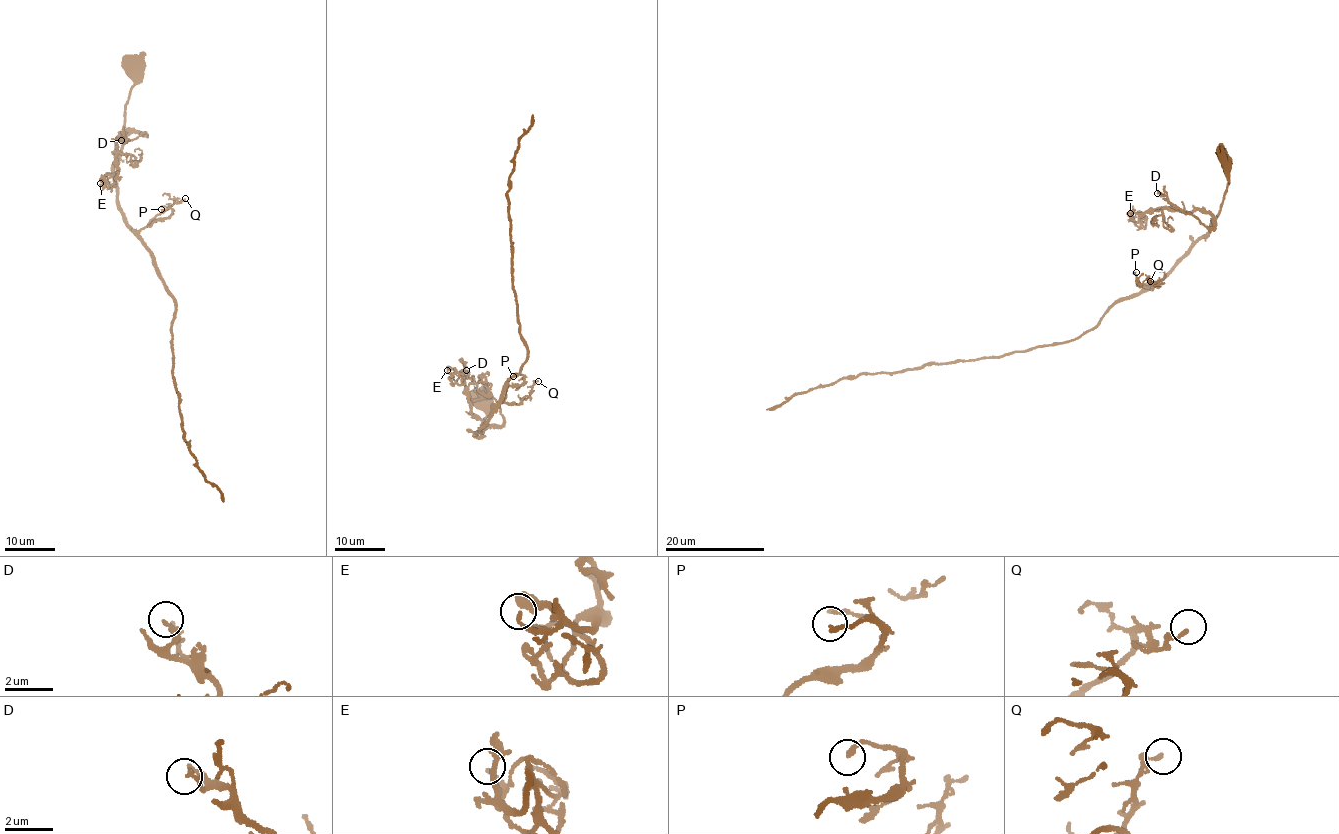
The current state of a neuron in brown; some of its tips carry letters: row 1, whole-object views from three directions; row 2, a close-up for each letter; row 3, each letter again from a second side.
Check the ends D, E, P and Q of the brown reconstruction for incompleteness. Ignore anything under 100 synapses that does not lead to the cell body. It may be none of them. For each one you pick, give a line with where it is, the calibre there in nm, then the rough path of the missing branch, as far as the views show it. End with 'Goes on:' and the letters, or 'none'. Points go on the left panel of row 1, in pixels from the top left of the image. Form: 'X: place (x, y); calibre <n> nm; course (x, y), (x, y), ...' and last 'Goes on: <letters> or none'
Goes on: none

